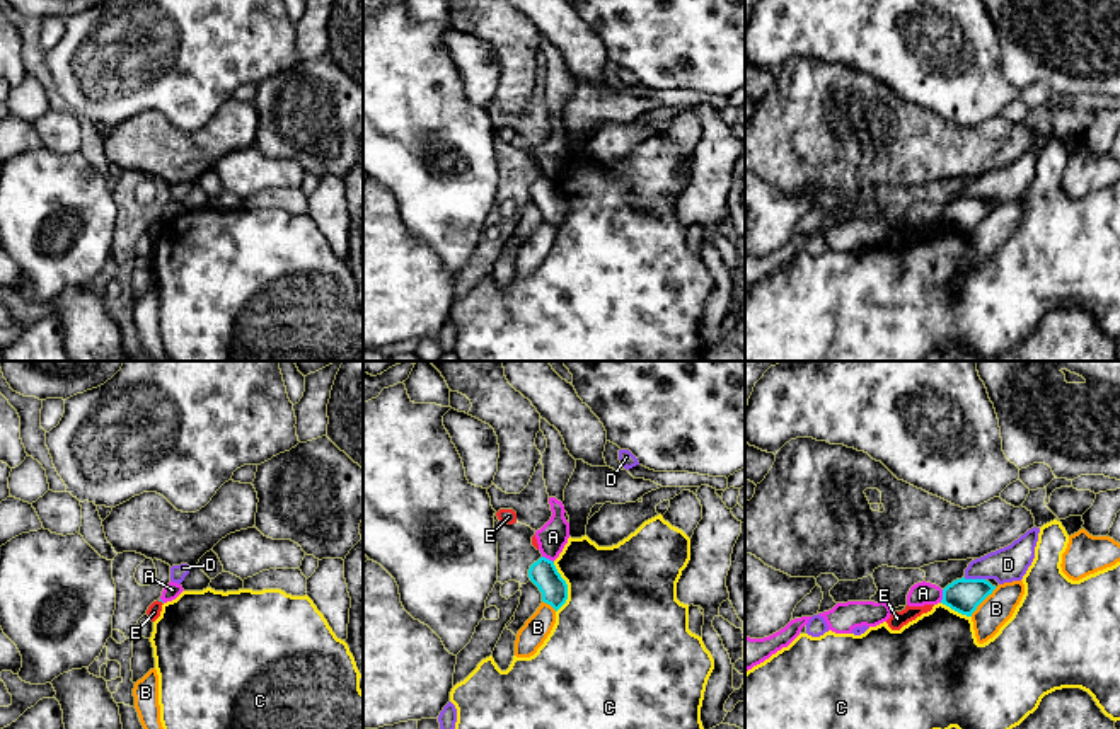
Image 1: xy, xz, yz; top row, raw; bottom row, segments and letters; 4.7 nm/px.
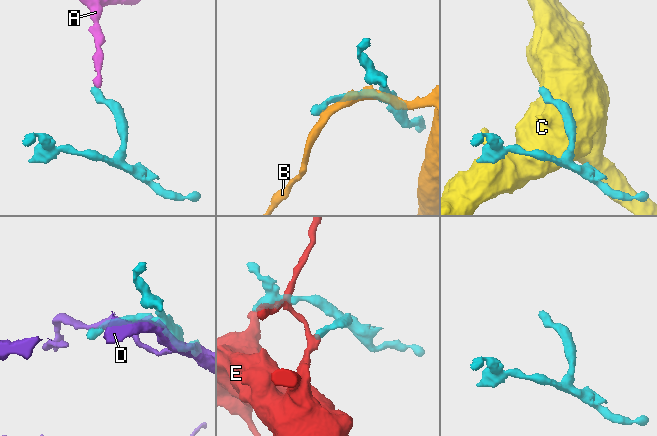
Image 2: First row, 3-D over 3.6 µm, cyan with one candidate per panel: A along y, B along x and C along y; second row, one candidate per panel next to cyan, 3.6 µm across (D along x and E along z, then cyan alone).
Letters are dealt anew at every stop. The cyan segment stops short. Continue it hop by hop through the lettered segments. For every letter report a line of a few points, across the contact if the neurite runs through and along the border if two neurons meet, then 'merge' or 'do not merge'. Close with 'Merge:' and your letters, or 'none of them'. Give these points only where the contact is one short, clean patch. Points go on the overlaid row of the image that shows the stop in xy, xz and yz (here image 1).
A: line yz (943, 590), (940, 602); do not merge
B: do not merge
C: do not merge
D: line yz (964, 578), (984, 579); do not merge
E: do not merge
Merge: none of them

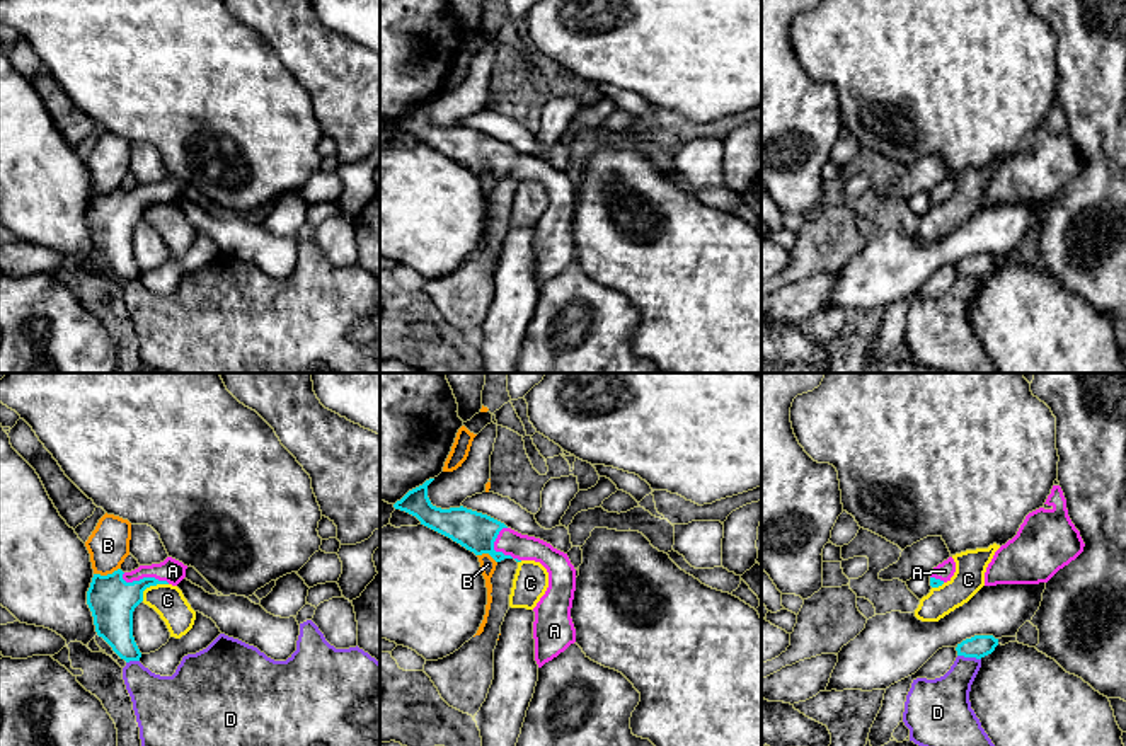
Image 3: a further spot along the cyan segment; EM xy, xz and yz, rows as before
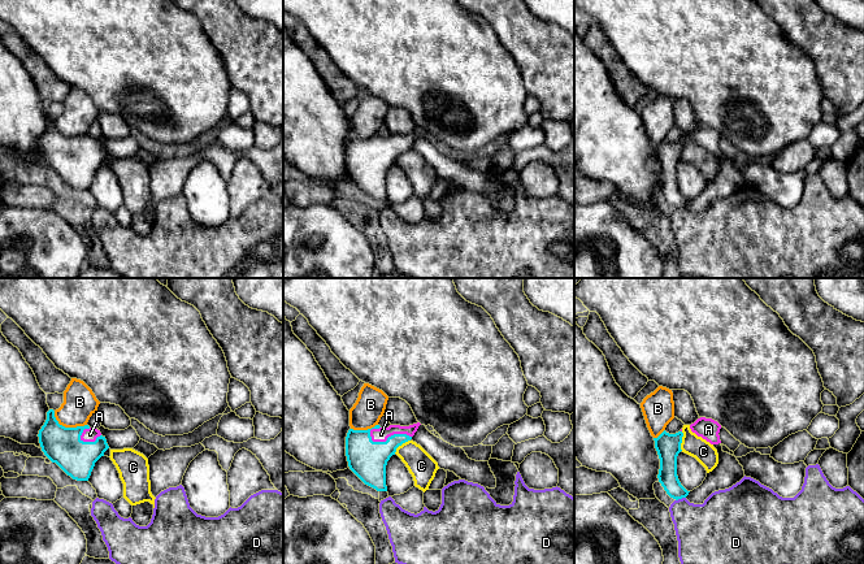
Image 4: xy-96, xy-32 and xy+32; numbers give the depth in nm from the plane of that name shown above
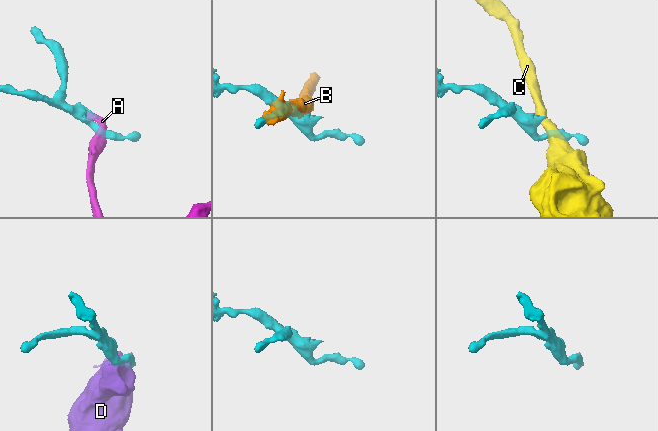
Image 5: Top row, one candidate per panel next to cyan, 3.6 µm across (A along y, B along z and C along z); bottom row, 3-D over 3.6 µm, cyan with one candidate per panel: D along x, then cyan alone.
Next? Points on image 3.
A: line xy (111, 600), (145, 578), (172, 571); merge
B: do not merge
C: line xy (167, 583), (149, 586), (142, 600); do not merge
D: do not merge
Merge: A

